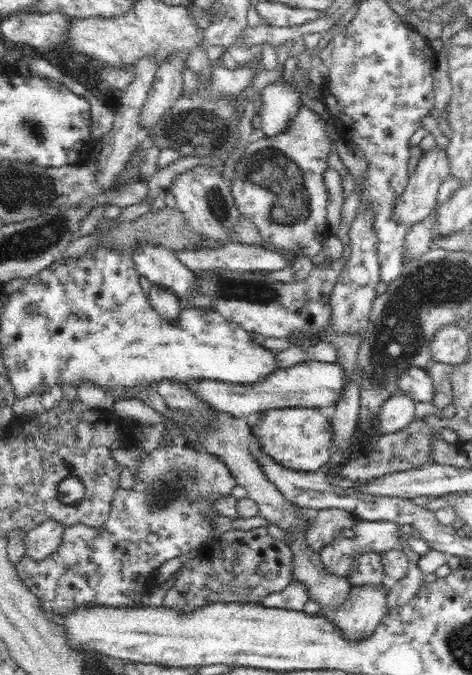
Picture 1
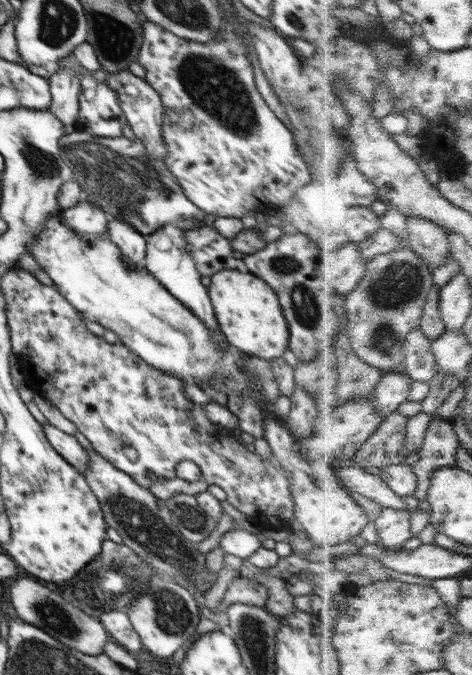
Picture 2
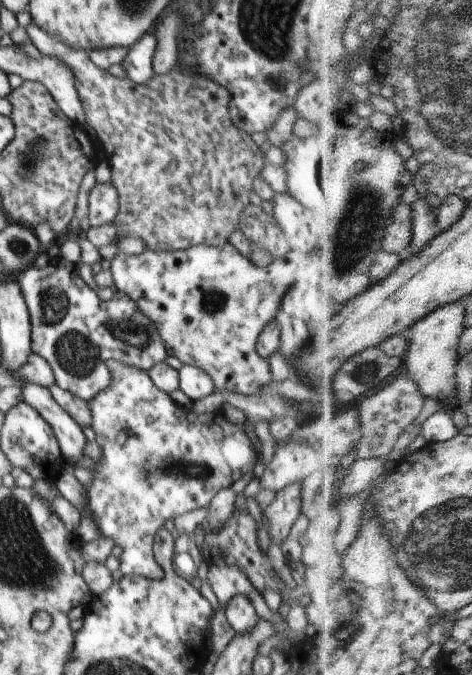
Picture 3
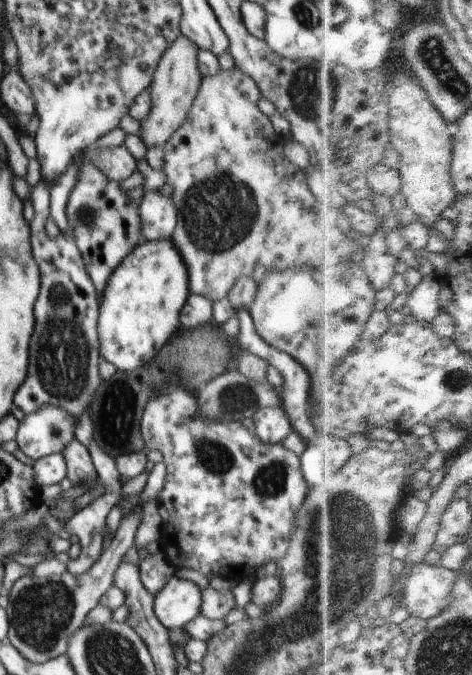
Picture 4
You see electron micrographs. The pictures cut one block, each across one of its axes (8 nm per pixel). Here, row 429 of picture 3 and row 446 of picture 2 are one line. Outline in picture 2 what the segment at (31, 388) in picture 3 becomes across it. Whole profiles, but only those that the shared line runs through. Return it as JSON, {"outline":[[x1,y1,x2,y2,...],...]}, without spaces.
{"outline":[[43,424,44,434,48,438,48,442,52,444,55,452,58,452,66,462,83,475,88,468,88,452,84,449,74,435,64,433,62,430,50,425]]}

